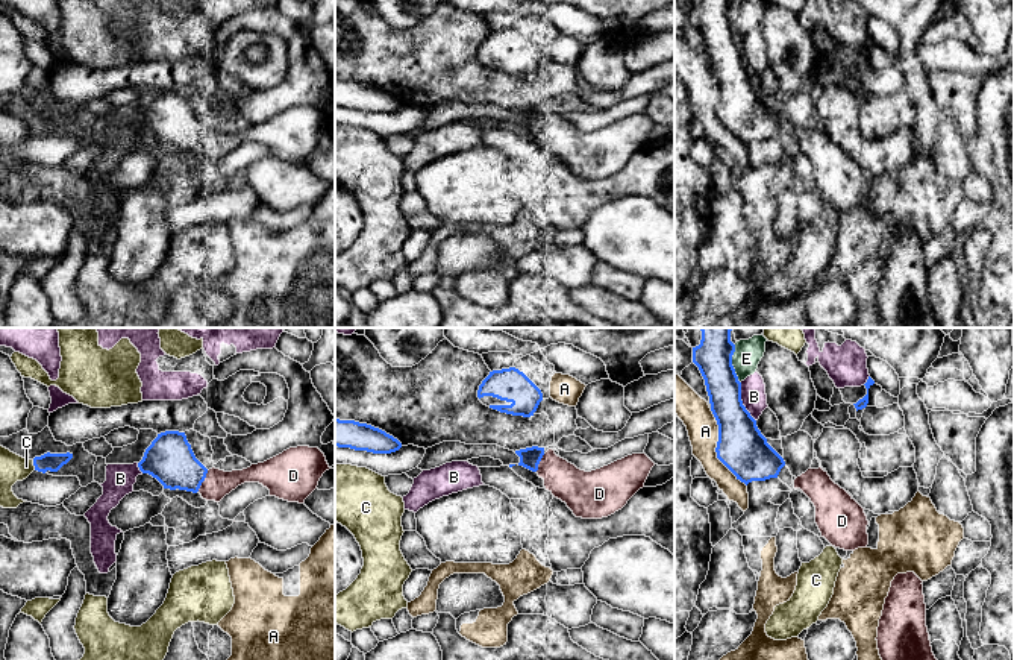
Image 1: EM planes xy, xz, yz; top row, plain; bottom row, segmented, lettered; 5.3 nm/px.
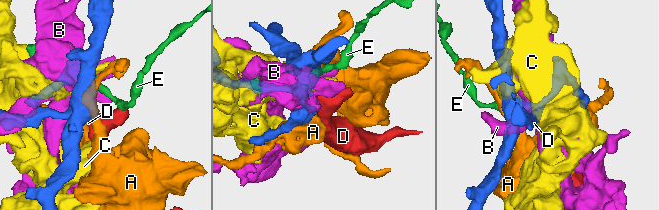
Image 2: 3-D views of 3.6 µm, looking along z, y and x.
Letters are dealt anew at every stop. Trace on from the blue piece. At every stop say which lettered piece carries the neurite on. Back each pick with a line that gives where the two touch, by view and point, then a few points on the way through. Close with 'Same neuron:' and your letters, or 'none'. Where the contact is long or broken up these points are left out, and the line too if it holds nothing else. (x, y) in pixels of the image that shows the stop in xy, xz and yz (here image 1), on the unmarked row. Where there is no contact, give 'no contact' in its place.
D: contact xy (203, 140)
Same neuron: D

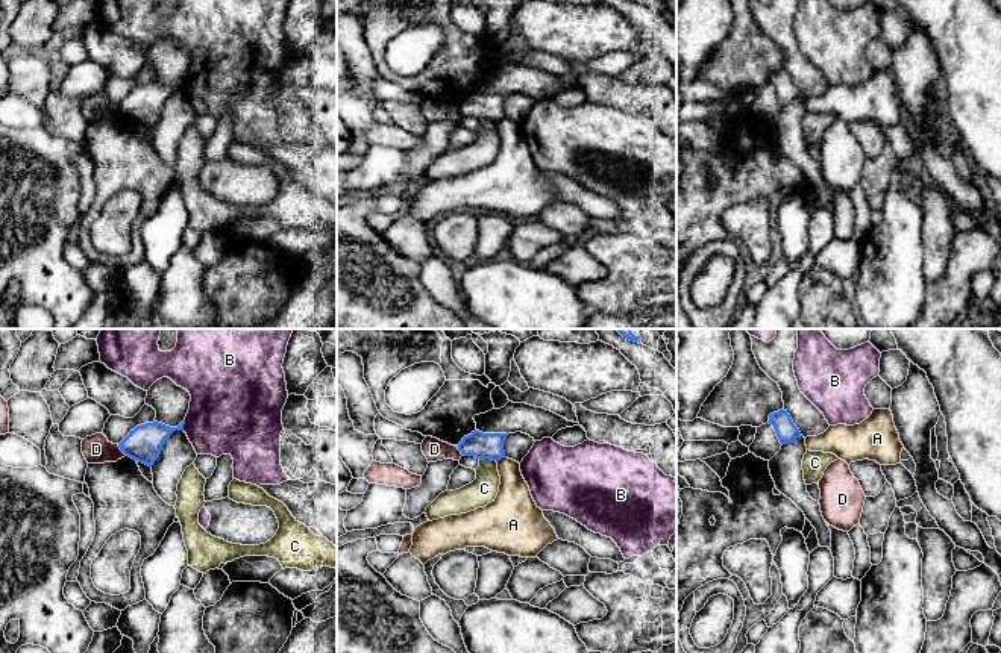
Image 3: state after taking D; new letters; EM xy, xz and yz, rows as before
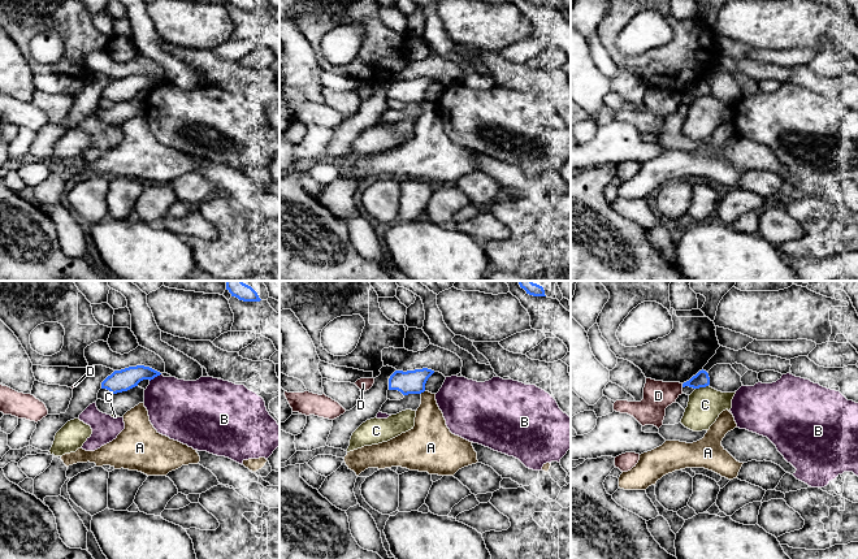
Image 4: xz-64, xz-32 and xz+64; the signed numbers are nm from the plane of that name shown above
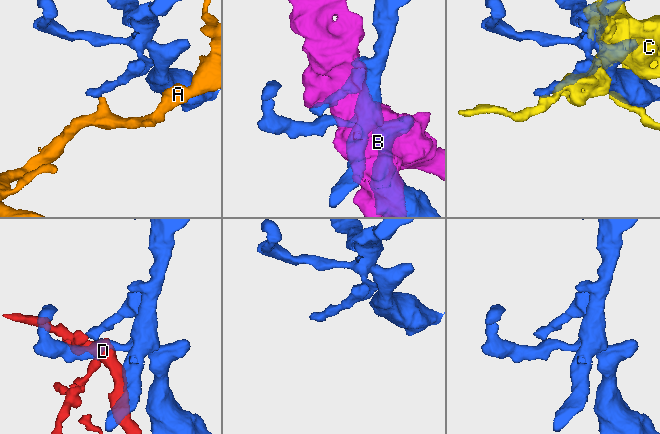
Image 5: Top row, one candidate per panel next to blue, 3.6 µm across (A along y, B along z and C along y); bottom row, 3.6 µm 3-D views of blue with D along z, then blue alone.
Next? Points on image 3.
Same neuron: none

